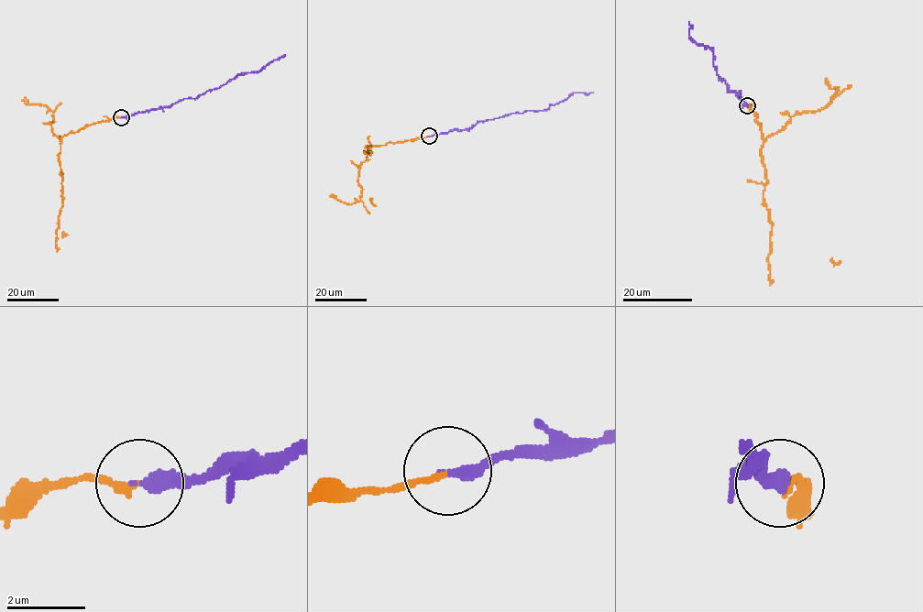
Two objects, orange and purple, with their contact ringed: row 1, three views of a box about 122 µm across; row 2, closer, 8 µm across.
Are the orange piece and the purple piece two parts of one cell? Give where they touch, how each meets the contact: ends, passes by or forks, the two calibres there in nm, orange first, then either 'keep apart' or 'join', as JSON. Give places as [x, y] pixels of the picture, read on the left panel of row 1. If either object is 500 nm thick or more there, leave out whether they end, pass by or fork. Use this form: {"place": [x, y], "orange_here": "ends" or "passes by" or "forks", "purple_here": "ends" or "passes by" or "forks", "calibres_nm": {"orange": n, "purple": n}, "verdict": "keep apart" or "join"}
{"place": [121, 117], "orange_here": "ends", "purple_here": "ends", "calibres_nm": {"orange": 150, "purple": 360}, "verdict": "join"}

